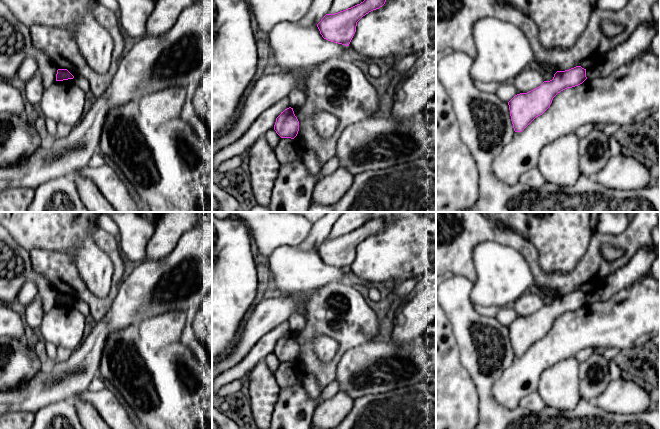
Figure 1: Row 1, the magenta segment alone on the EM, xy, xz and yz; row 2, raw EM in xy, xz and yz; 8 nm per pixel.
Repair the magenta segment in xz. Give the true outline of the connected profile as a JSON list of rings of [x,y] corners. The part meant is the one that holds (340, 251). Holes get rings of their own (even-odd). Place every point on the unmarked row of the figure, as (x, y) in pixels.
[[[383,218],[370,219],[360,228],[335,238],[326,238],[317,248],[322,261],[328,265],[349,270],[357,246],[369,236],[379,233],[386,226]]]

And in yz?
[[[576,290],[569,294],[557,295],[552,304],[544,305],[539,311],[527,317],[515,319],[508,326],[514,355],[522,356],[550,331],[558,317],[578,310],[586,303],[586,293]]]

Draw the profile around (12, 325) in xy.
[[[0,302],[0,338],[10,337],[24,342],[25,322],[8,304]]]

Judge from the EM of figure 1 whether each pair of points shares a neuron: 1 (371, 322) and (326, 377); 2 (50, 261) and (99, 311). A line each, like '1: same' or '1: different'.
1: same
2: same

